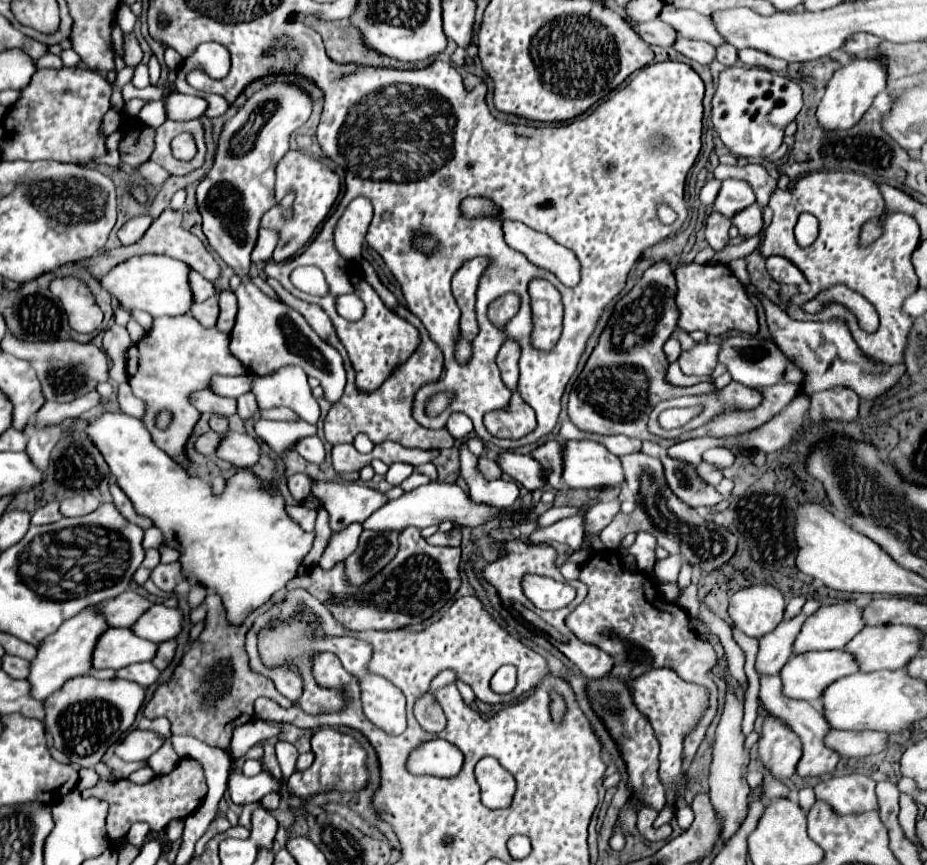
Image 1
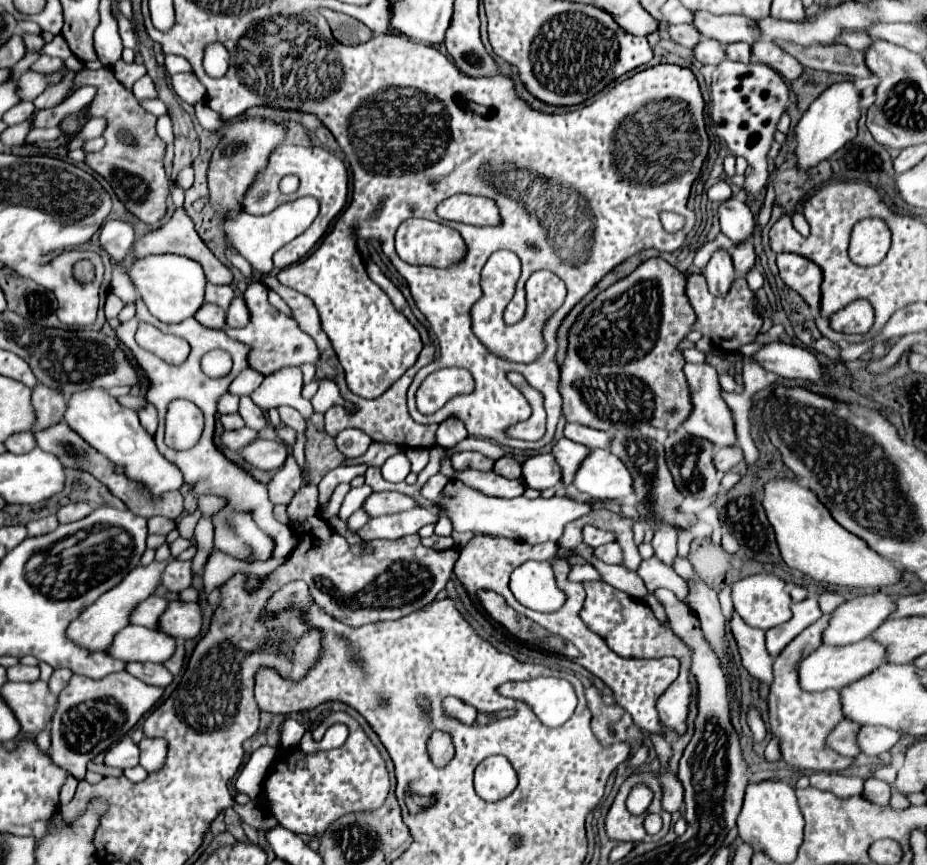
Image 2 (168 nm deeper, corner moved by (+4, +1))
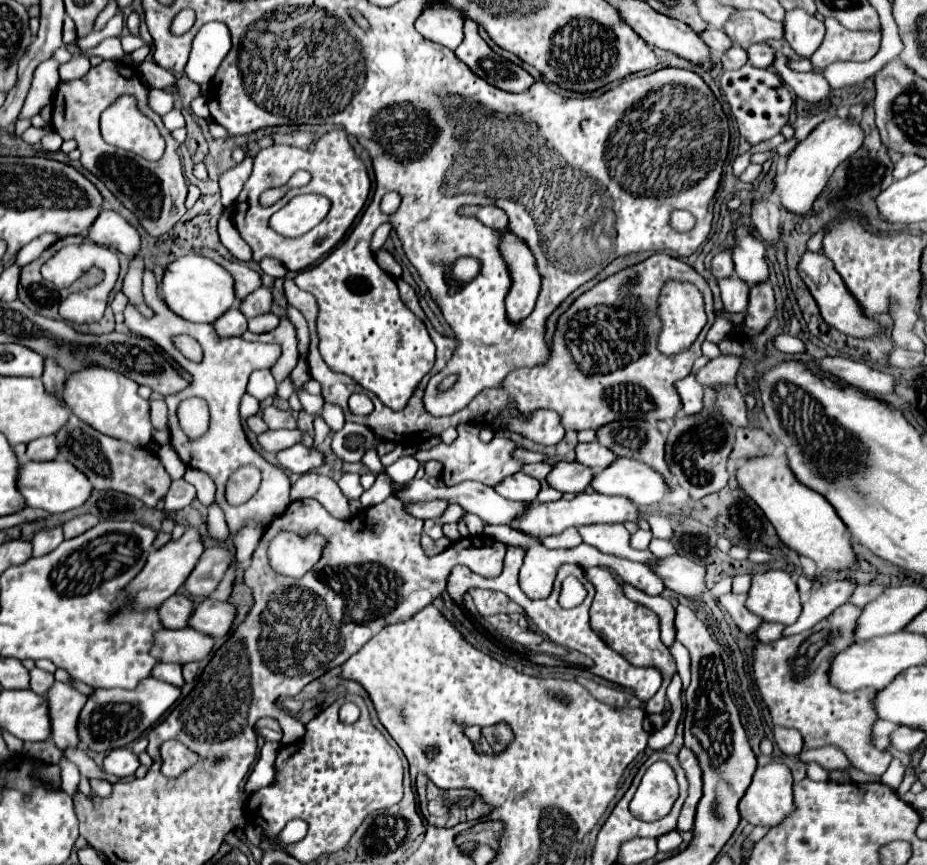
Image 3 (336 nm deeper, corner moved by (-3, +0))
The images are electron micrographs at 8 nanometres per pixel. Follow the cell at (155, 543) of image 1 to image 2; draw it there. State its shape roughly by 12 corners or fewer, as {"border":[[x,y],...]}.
{"border":[[153,517],[147,521],[149,535],[167,535],[175,521]]}

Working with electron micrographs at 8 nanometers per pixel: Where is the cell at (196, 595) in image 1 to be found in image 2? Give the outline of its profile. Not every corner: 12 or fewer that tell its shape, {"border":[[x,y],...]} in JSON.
{"border":[[202,517],[194,530],[197,555],[193,575],[199,575],[215,549],[214,525]]}

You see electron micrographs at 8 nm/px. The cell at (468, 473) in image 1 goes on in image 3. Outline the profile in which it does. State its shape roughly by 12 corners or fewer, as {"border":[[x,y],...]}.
{"border":[[524,472],[508,476],[496,492],[508,500],[532,502],[540,482]]}

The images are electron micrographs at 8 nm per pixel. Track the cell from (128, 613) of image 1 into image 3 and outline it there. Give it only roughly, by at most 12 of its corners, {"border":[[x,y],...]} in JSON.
{"border":[[170,596],[160,608],[164,628],[184,628],[194,602]]}

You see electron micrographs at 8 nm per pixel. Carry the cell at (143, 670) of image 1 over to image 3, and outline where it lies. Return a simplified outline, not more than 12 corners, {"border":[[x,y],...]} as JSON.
{"border":[[158,664],[154,678],[174,686],[182,686],[180,664]]}

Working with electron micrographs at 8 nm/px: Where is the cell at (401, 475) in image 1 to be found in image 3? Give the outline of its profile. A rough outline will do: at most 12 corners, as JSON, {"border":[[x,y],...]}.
{"border":[[404,456],[386,468],[396,484],[416,476],[416,458]]}

